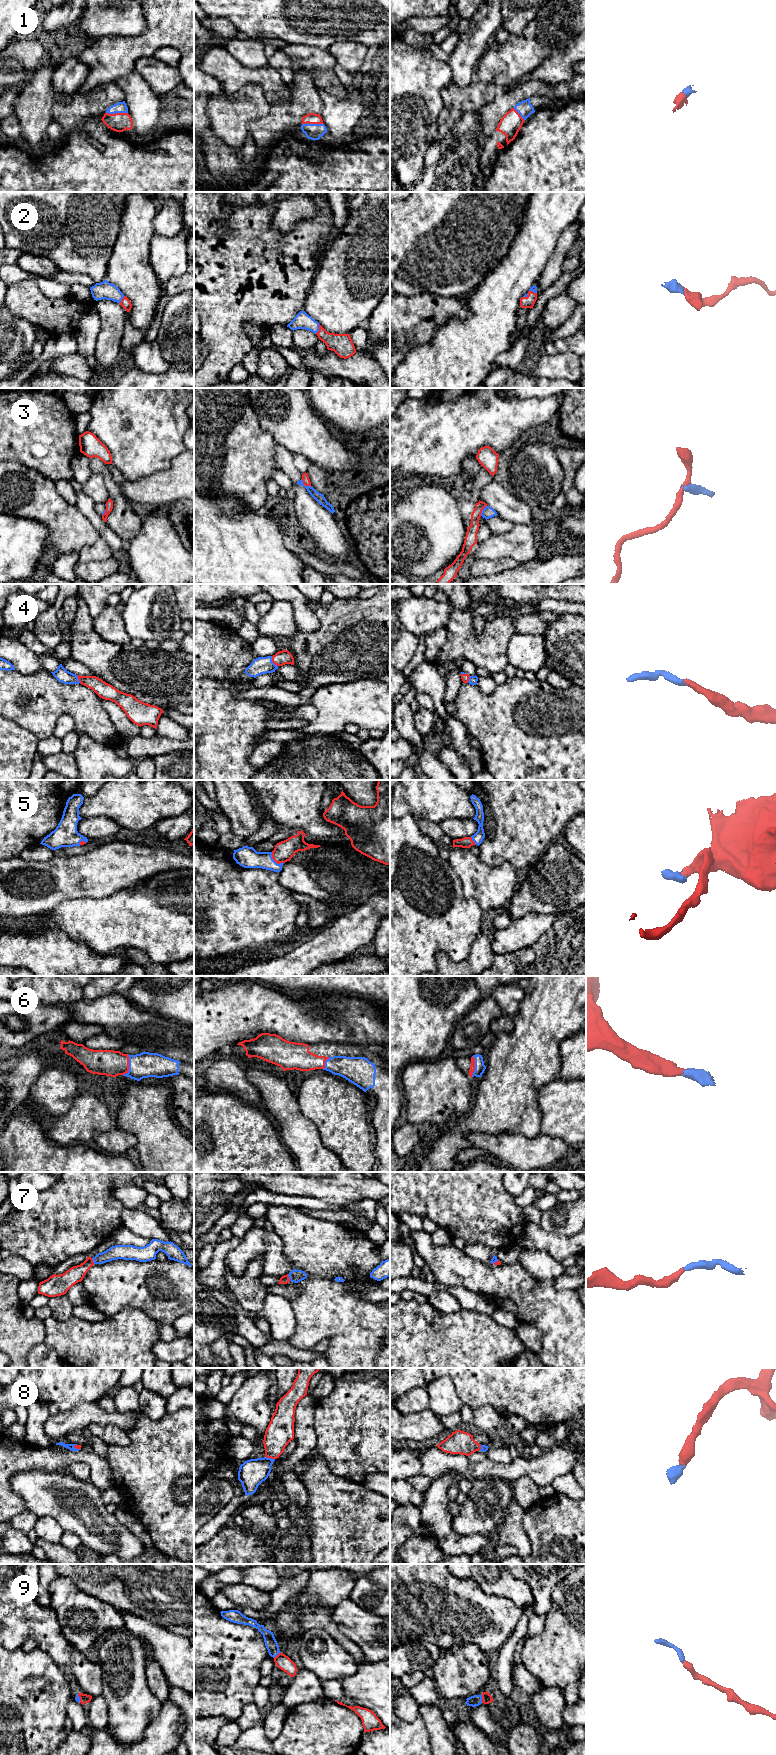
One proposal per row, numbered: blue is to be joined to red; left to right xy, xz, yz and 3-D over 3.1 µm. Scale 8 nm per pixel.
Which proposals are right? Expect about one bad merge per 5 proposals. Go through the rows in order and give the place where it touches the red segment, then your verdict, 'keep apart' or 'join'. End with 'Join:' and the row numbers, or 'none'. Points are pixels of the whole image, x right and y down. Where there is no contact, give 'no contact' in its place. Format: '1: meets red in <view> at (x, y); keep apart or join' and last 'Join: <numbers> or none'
1: meets red in xy at (117, 113); join
2: meets red in xz at (319, 329); join
3: meets red in xz at (305, 485); keep apart
4: meets red in xz at (272, 661); join
5: meets red in xz at (275, 861); join
6: meets red in xy at (128, 1065); join
7: meets red in xz at (288, 1277); join
8: meets red in xz at (270, 1457); join
9: meets red in yz at (482, 1699); join
Join: 1, 2, 4, 5, 6, 7, 8, 9

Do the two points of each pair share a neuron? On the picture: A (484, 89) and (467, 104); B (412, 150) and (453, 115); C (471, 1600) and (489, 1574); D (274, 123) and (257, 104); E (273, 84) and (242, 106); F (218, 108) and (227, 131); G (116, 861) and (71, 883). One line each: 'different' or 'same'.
A: same
B: different
C: different
D: different
E: different
F: same
G: same

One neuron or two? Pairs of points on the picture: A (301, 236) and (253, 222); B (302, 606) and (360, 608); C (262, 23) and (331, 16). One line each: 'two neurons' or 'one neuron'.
A: one neuron
B: two neurons
C: one neuron

